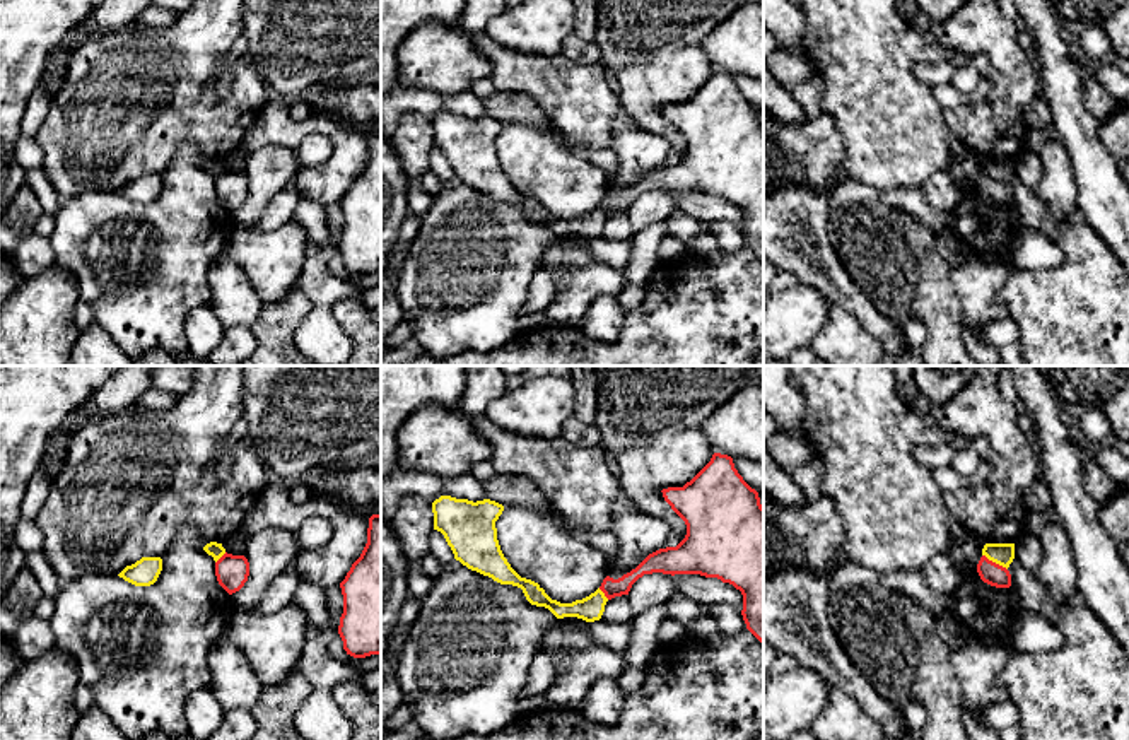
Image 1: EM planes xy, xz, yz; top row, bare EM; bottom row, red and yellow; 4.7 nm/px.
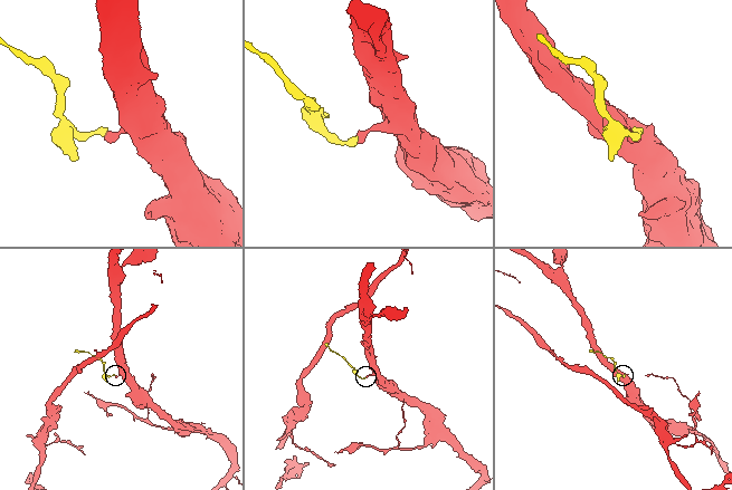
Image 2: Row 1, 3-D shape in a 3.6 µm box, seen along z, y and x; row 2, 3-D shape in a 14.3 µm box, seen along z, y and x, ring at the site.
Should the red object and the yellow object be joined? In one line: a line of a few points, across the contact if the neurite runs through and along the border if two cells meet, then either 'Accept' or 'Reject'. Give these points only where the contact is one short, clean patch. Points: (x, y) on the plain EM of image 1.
Line: yz (982, 171), (1006, 187). Reject

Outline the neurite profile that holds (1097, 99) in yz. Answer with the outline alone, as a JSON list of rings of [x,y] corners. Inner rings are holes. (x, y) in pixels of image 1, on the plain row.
[[[1095,70],[1088,75],[1085,82],[1083,103],[1091,116],[1097,118],[1100,123],[1115,109],[1114,97],[1098,82]]]

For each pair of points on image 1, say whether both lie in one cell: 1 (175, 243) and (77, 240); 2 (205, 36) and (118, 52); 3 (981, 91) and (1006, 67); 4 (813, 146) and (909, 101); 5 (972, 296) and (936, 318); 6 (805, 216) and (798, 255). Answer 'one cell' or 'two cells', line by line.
1: one cell
2: one cell
3: two cells
4: two cells
5: two cells
6: one cell

